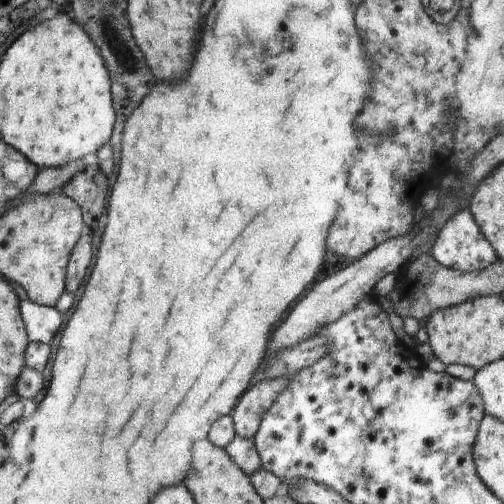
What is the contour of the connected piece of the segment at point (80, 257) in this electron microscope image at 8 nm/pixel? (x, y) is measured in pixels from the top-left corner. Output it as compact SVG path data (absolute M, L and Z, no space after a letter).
M86 234L80 239L71 256L67 274L67 292L78 292L84 286L84 282L88 278L88 272L90 272L90 266L94 262L94 256L96 256L96 250L94 250L94 244L92 244L92 235Z

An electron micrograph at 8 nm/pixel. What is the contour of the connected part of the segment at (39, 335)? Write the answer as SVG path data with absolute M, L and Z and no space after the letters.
M31 298L21 302L31 340L37 343L52 344L64 326L64 314L55 307L38 304Z

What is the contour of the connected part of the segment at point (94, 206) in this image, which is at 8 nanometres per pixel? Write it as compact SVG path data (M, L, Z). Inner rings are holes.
M98 154L89 155L86 160L86 170L76 176L62 192L79 202L87 225L96 230L100 226L104 210L108 208L106 200L110 194L110 182L109 176L101 168Z

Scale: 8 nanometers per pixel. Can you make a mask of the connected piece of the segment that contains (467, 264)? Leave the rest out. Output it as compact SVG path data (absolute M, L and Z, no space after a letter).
M468 206L456 211L448 222L437 232L430 254L446 268L458 269L464 272L482 271L498 259L497 252L491 241L483 235Z

